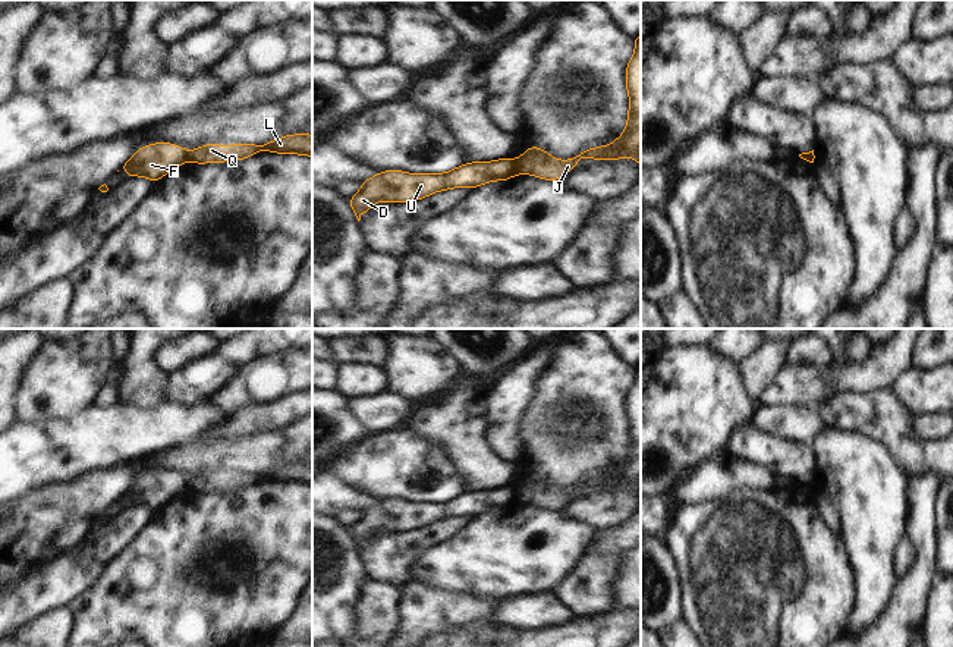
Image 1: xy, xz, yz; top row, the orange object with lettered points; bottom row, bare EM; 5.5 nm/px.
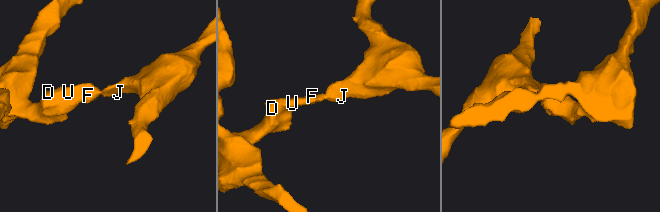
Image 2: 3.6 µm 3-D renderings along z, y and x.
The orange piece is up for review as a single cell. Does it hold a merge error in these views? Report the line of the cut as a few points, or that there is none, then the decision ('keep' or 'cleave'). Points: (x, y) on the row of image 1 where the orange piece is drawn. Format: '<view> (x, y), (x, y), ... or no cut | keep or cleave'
xz (513, 160), (515, 173) | cleave

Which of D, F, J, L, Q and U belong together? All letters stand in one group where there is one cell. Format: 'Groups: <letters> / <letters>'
Groups: D F U / J L Q

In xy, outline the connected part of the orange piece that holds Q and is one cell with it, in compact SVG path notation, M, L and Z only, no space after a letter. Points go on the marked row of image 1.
M305 134L287 135L276 141L270 141L264 145L232 144L226 147L217 144L205 144L196 150L188 151L186 160L196 164L224 163L230 158L239 161L260 151L270 151L280 154L302 154L312 157L312 135L305 135Z

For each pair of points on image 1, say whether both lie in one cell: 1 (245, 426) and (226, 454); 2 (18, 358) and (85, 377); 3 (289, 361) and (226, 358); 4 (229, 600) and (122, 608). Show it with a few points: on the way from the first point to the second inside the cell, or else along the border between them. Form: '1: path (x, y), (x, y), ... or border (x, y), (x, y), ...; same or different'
1: border (273, 429), (213, 436); different
2: border (43, 344), (25, 368), (16, 393); different
3: border (286, 346), (251, 360), (227, 382); different
4: path (203, 600), (148, 600); same

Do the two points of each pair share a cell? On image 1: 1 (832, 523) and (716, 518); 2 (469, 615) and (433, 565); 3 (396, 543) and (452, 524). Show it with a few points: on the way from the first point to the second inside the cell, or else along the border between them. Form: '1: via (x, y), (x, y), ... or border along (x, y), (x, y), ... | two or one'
1: border along (815, 496), (823, 521), (840, 534) | two
2: border along (417, 580), (444, 589), (471, 591), (484, 597) | two
3: via (409, 543), (433, 537), (439, 531) | one

